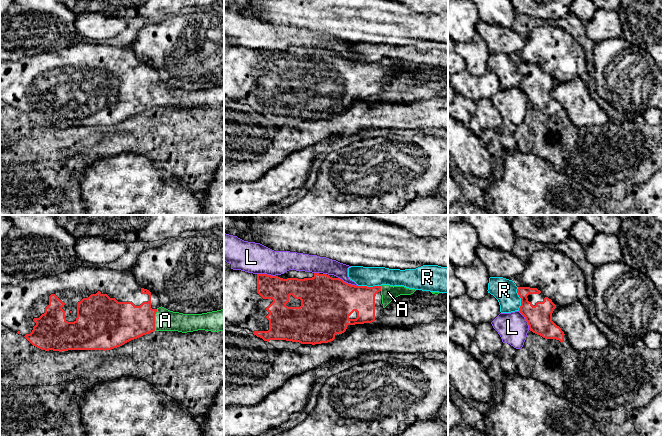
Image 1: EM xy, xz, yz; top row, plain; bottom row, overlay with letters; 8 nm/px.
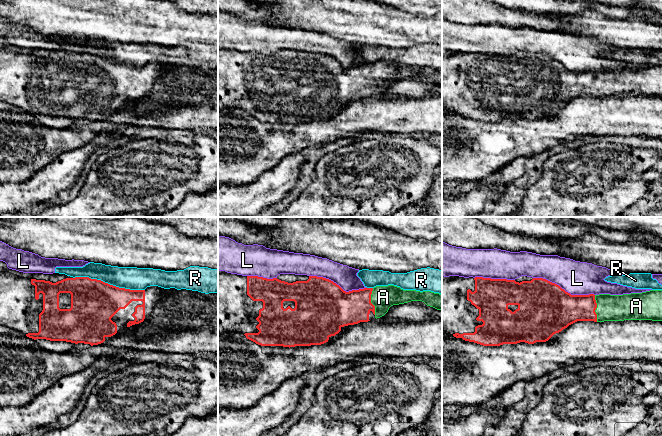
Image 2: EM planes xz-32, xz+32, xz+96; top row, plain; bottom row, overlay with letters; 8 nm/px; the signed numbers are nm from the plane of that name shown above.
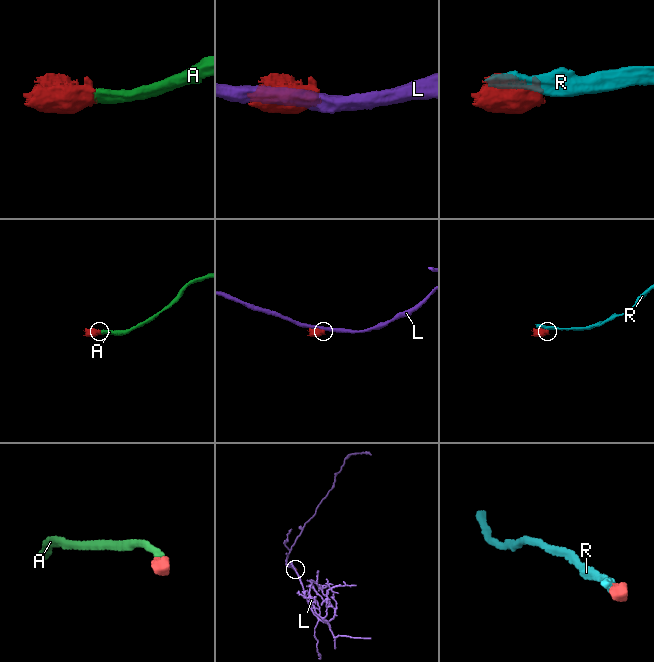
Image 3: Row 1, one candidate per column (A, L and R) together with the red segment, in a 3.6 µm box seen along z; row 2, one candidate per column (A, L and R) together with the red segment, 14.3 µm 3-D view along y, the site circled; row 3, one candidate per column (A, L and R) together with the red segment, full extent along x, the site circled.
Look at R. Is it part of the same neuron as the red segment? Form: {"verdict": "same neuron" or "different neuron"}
{"verdict": "different neuron"}

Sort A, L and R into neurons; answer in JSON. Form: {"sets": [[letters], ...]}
{"sets": [["A"], ["L"], ["R"]]}

